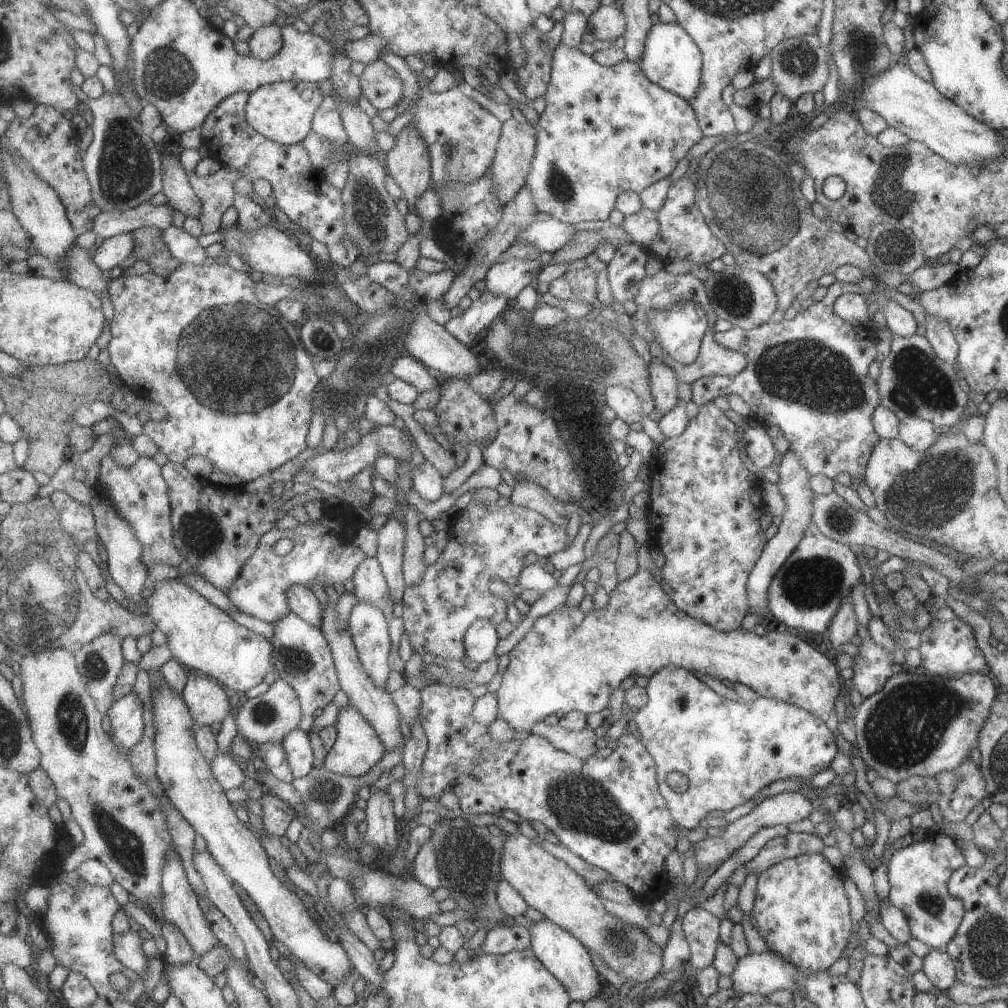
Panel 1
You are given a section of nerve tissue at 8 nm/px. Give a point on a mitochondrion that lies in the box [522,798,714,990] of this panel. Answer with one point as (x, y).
(621, 945)

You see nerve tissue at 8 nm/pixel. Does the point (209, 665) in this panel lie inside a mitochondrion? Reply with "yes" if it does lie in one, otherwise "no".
no

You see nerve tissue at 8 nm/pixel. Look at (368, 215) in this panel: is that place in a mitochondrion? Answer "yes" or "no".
yes

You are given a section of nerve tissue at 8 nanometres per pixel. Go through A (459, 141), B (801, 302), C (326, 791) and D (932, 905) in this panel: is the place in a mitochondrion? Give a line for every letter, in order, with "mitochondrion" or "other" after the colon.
A: mitochondrion
B: other
C: mitochondrion
D: mitochondrion

